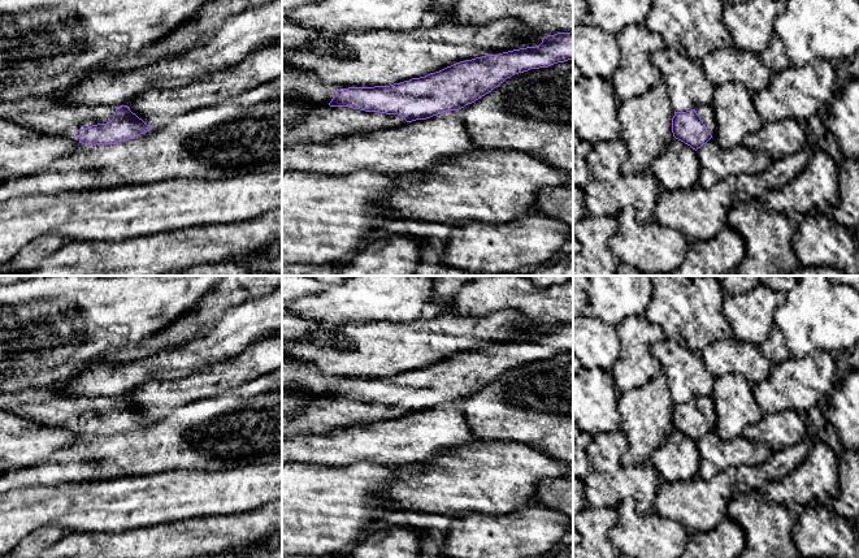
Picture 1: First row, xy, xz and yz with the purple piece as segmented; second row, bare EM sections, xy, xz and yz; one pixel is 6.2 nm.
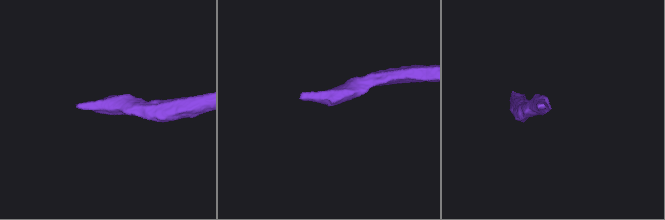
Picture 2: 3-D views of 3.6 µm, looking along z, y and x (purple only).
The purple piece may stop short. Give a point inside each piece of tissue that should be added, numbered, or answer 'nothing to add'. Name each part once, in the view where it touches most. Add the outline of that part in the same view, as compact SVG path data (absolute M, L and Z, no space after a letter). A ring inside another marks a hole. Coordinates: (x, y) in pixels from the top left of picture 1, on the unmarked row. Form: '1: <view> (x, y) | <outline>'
1: xz (325, 414) | M321 397L294 415L282 416L282 438L322 434L347 425L394 420L405 414L398 406Z

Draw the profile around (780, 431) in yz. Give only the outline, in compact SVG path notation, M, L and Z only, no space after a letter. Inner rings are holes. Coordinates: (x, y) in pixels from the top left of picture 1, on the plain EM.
M793 410L763 415L756 425L763 433L763 442L772 451L785 450L808 436L804 414Z

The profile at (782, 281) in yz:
M769 276L767 285L773 290L786 294L790 289L793 289L799 278L801 276Z

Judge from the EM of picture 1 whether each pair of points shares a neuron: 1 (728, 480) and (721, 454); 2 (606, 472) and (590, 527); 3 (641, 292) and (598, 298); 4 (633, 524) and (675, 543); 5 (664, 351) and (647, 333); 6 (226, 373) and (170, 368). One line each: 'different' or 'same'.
1: different
2: different
3: same
4: same
5: different
6: different

